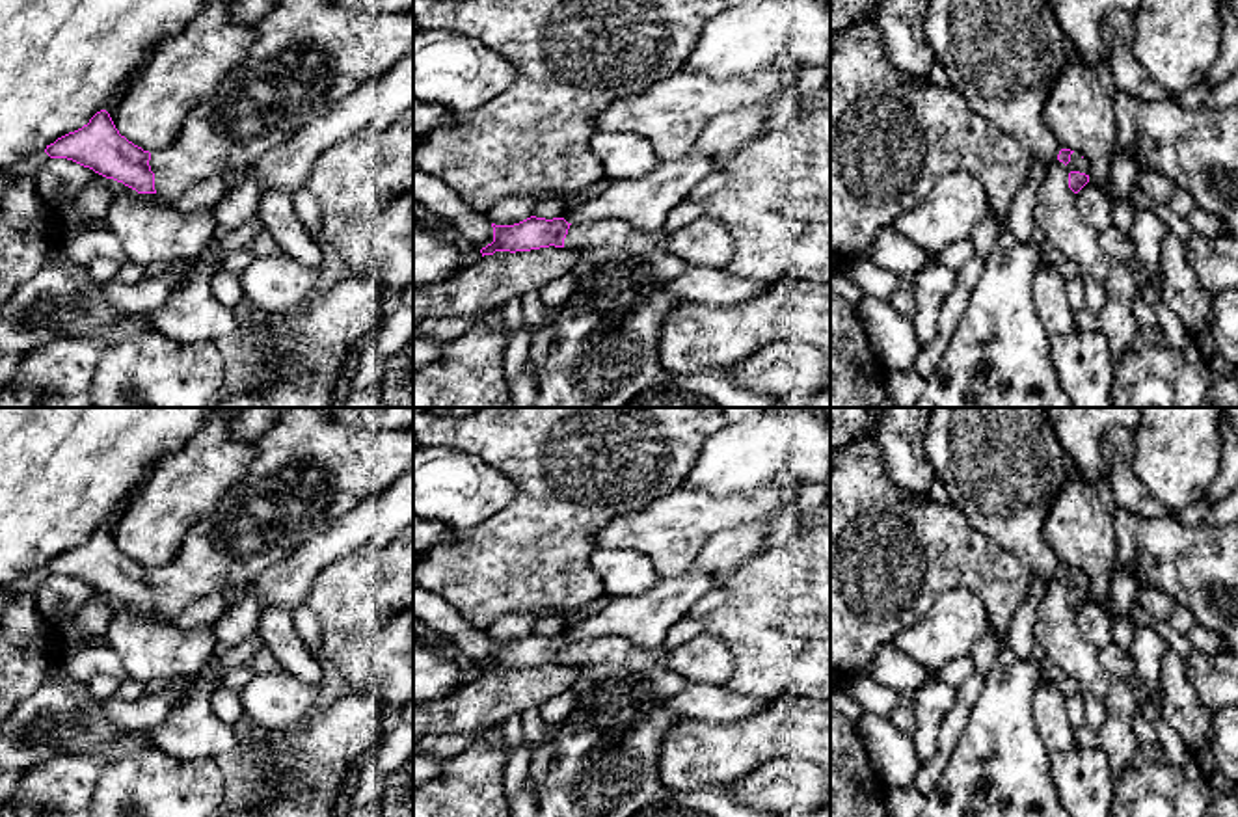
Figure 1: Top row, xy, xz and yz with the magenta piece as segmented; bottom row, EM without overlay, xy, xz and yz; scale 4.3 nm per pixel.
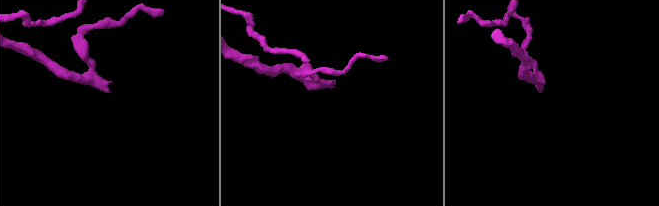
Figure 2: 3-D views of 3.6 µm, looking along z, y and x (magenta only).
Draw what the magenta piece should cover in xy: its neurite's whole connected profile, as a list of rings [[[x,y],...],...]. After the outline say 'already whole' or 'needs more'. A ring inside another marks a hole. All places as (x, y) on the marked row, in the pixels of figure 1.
[[[281,0],[257,22],[251,47],[222,76],[209,102],[186,115],[166,151],[149,153],[134,145],[119,134],[110,114],[101,110],[82,128],[47,145],[45,153],[73,160],[138,194],[156,194],[175,203],[212,175],[249,167],[365,82],[391,71],[411,48],[413,11],[367,15],[337,9],[328,0]]]; needs more

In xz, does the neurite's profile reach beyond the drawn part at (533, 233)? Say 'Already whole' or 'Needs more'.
Needs more

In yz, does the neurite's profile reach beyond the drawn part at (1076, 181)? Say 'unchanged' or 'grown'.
grown

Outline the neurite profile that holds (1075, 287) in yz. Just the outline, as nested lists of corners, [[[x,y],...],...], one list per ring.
[[[1078,275],[1070,281],[1067,281],[1067,301],[1072,307],[1072,311],[1080,311],[1085,307],[1085,279],[1083,279],[1083,275]]]

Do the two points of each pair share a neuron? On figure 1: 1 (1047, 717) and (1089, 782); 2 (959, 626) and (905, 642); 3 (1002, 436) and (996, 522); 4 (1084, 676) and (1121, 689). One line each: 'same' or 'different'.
1: different
2: same
3: same
4: different

